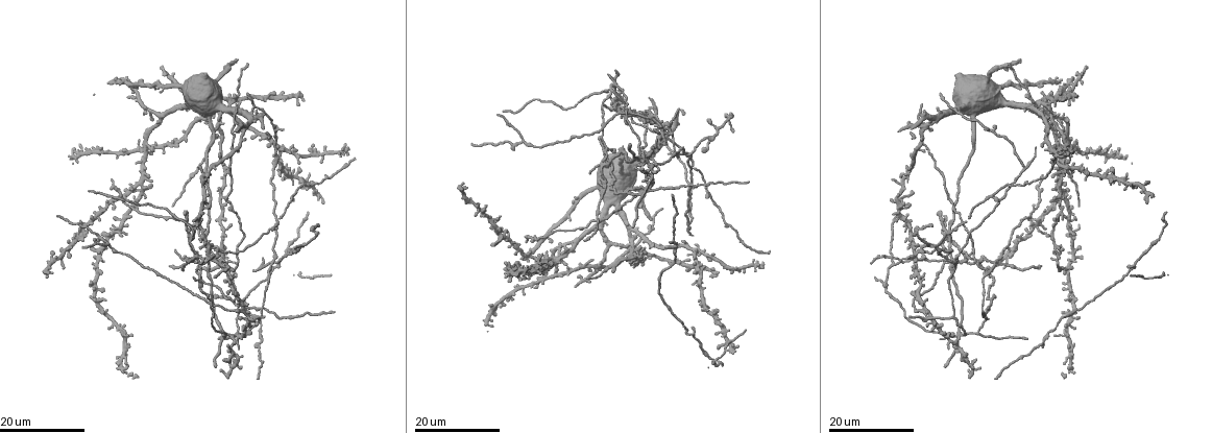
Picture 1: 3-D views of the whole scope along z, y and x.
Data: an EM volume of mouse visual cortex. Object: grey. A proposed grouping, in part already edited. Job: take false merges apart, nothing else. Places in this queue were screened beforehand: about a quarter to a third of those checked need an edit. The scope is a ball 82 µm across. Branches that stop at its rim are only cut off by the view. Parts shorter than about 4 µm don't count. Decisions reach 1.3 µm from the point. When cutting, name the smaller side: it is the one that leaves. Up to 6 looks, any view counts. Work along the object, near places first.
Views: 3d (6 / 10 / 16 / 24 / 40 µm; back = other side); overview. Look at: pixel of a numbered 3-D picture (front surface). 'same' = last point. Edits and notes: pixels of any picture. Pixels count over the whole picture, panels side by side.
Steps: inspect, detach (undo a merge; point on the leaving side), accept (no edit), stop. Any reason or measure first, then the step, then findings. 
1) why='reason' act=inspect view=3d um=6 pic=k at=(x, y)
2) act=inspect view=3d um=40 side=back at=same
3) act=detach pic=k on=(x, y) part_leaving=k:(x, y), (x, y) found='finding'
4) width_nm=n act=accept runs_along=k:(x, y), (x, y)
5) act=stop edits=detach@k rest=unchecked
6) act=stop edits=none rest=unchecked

why='looks like a crossing' act=inspect view=3d um=16 pic=1 at=(913, 257)

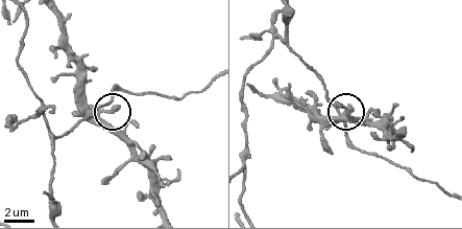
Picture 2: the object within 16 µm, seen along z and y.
act=inspect view=3d um=6 pic=2 at=(104, 106)

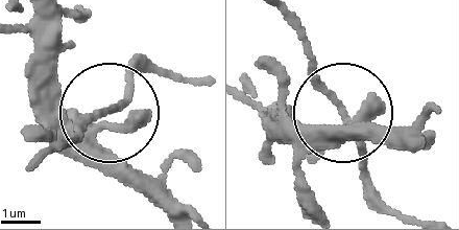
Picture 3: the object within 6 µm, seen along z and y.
width_nm=210 act=accept found='all the same neuron'

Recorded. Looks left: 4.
why='thick turns thin' act=inspect view=3d um=24 pic=1 at=(234, 309)

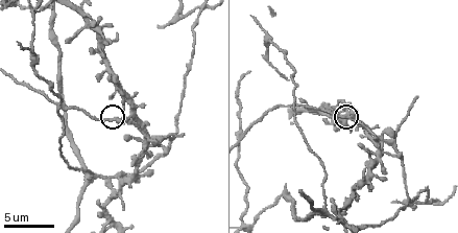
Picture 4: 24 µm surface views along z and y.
act=inspect view=3d um=10 pic=4 at=(111, 120)

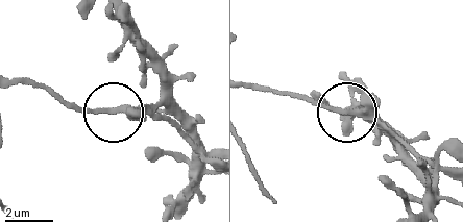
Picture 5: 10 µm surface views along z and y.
arms=3 act=accept found='continuous, no second neuron'

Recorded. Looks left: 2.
why='arms part here' act=inspect view=3d um=10 pic=4 at=(410, 196)

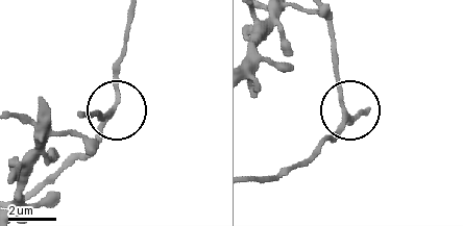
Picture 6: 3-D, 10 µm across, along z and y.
act=accept runs_along=6:(256, 181), (279, 177), (303, 164), (343, 122), (333, 34) found='continuous, no second neuron'

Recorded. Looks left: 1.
act=stop edits=none rest=unchecked

